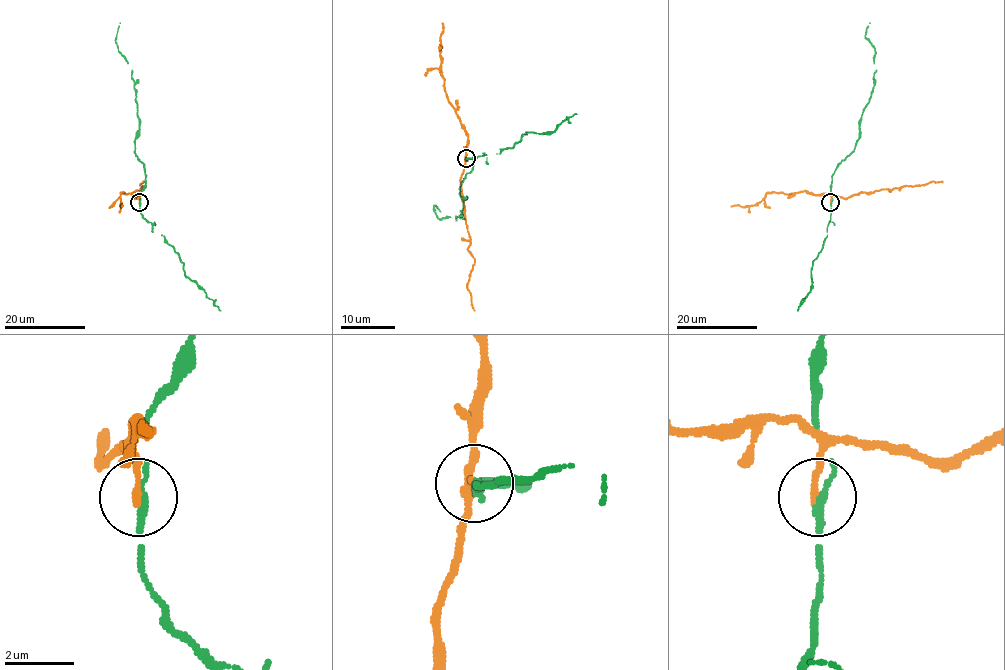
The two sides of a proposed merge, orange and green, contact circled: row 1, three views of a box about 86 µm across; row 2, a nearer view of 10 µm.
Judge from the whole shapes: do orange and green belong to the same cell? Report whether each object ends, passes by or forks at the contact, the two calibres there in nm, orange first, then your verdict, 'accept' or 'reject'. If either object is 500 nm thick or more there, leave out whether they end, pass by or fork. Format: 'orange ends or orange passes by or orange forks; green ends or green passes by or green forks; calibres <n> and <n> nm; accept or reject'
orange ends; green passes by; calibres 200 and 200 nm; reject

